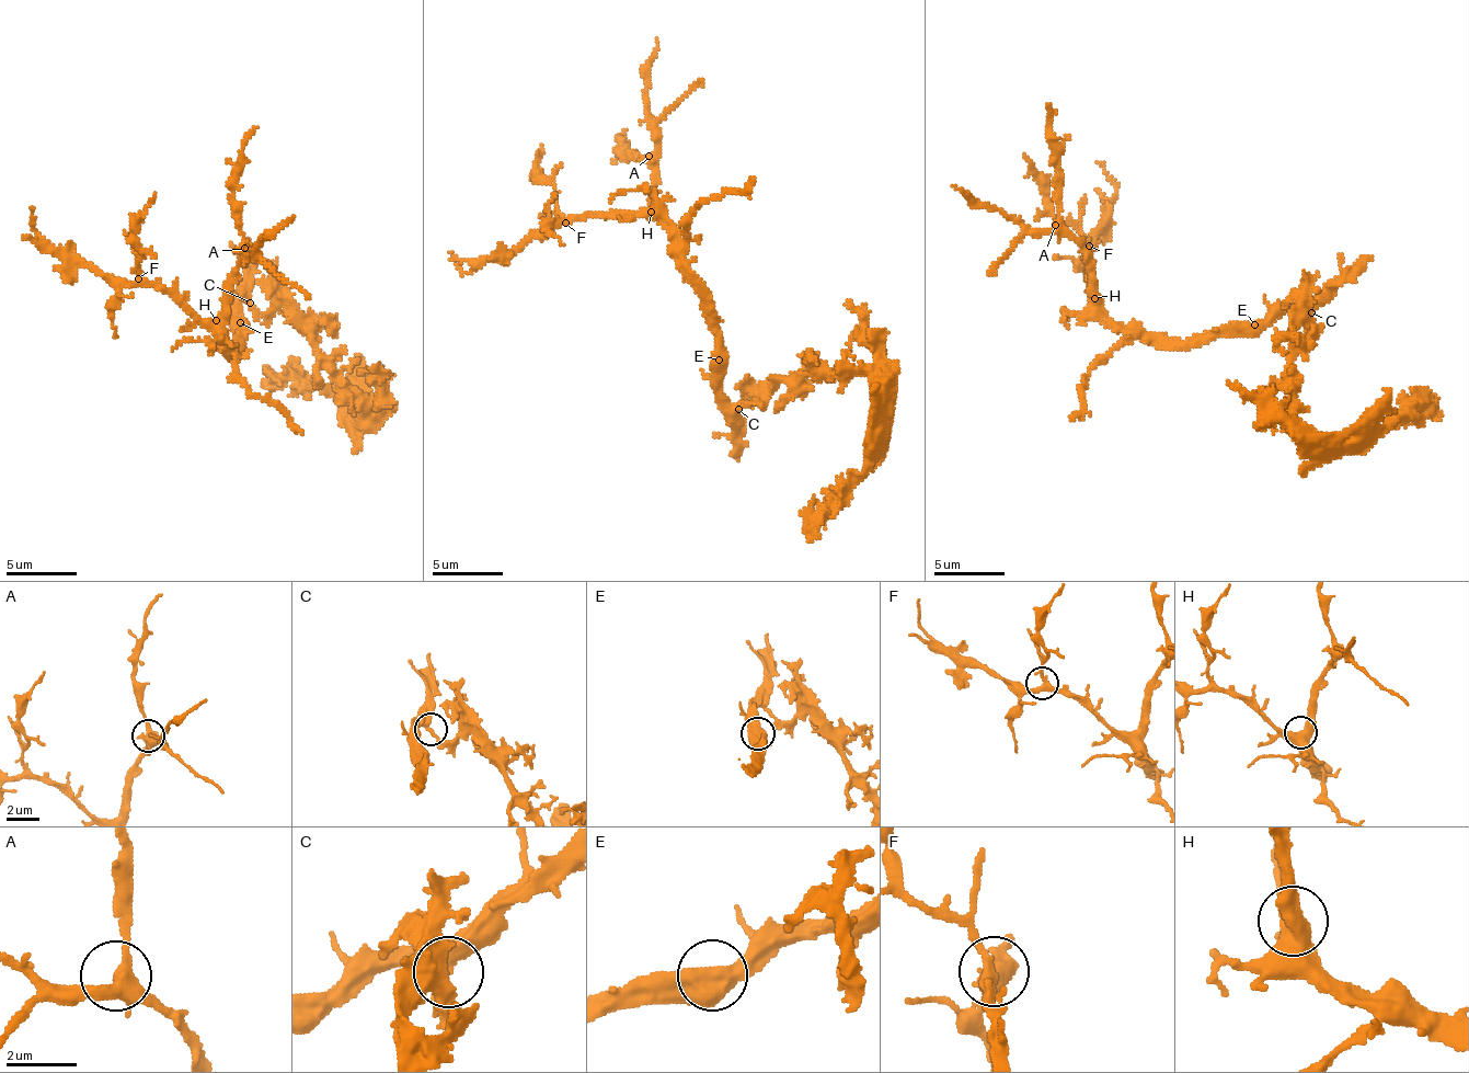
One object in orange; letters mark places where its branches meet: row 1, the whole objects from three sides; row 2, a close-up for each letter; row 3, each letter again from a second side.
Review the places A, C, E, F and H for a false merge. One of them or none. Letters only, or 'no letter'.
no letter

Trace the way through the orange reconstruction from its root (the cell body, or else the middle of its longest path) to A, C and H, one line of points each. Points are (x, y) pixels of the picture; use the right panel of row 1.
A: (1258, 322), (1235, 322), (1188, 342), (1128, 334), (1100, 306), (1094, 261), (1055, 225)
C: (1258, 322), (1275, 321), (1286, 311), (1301, 308), (1311, 312)
H: (1258, 322), (1235, 322), (1188, 342), (1160, 341), (1142, 334), (1128, 334), (1106, 316), (1094, 298)

